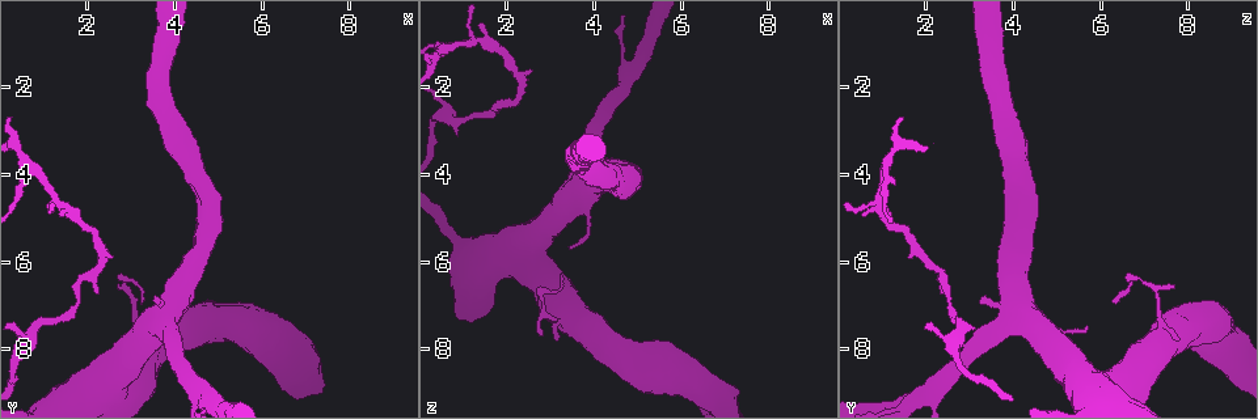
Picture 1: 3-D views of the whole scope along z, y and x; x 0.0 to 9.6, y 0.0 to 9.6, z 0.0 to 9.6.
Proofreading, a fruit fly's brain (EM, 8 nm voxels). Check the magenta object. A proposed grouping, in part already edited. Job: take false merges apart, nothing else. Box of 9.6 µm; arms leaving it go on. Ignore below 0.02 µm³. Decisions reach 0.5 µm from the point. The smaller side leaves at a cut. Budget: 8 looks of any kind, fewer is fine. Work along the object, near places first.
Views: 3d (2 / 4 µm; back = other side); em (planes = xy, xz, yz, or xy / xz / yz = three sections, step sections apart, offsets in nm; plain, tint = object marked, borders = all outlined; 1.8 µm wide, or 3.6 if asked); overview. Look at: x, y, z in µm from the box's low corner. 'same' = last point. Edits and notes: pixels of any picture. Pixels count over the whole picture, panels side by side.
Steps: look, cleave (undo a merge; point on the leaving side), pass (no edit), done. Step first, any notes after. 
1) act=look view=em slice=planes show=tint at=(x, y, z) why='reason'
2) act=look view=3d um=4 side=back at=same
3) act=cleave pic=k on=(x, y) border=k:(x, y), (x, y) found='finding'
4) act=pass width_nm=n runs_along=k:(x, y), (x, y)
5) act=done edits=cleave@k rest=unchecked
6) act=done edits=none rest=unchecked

act=look view=em slice=xy step=16 show=tint at=(0.80, 7.50, 2.80) why='sudden change in width'

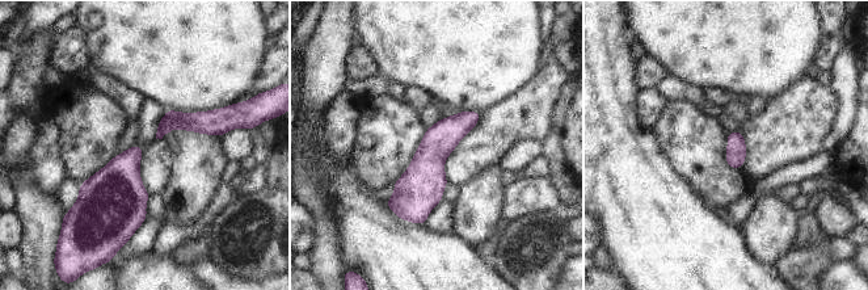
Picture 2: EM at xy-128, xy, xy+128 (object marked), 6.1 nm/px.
act=look view=em slice=planes show=tint at=same

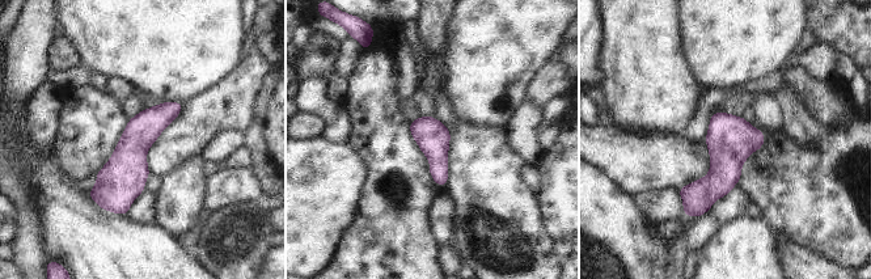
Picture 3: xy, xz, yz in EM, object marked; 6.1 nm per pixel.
act=pass runs_along=3:(178, 106), (132, 146), (101, 203) found='all the same neuron'

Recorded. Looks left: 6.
act=look view=em slice=xz step=8 show=tint at=(3.85, 7.15, 4.15) why='side arm on a straight run'

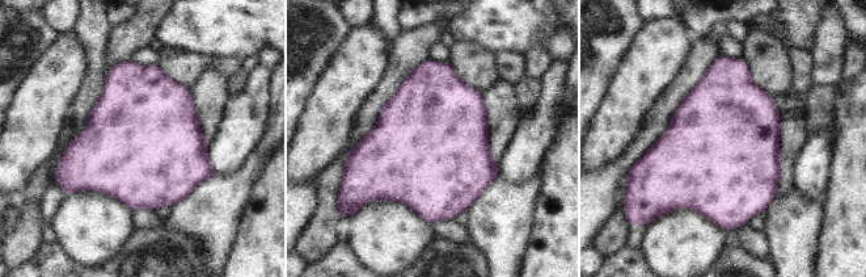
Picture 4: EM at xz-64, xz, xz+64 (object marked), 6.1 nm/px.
act=pass found='one neuron here'

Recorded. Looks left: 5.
act=look view=em slice=planes show=tint at=(4.50, 9.15, 2.15) why='calibre changes'

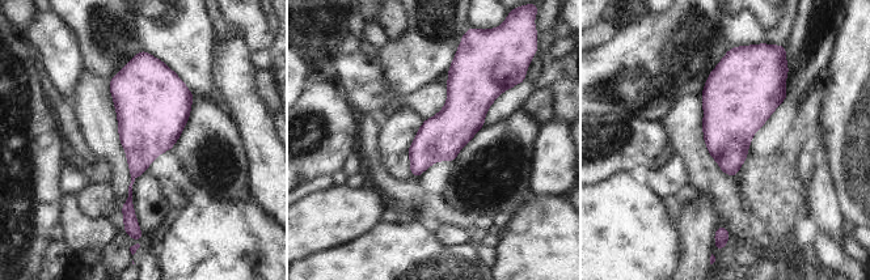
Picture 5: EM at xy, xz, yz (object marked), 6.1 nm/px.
act=pass width_nm=280 found='all the same neuron'

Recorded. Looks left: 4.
act=done edits=none rest=unchecked

